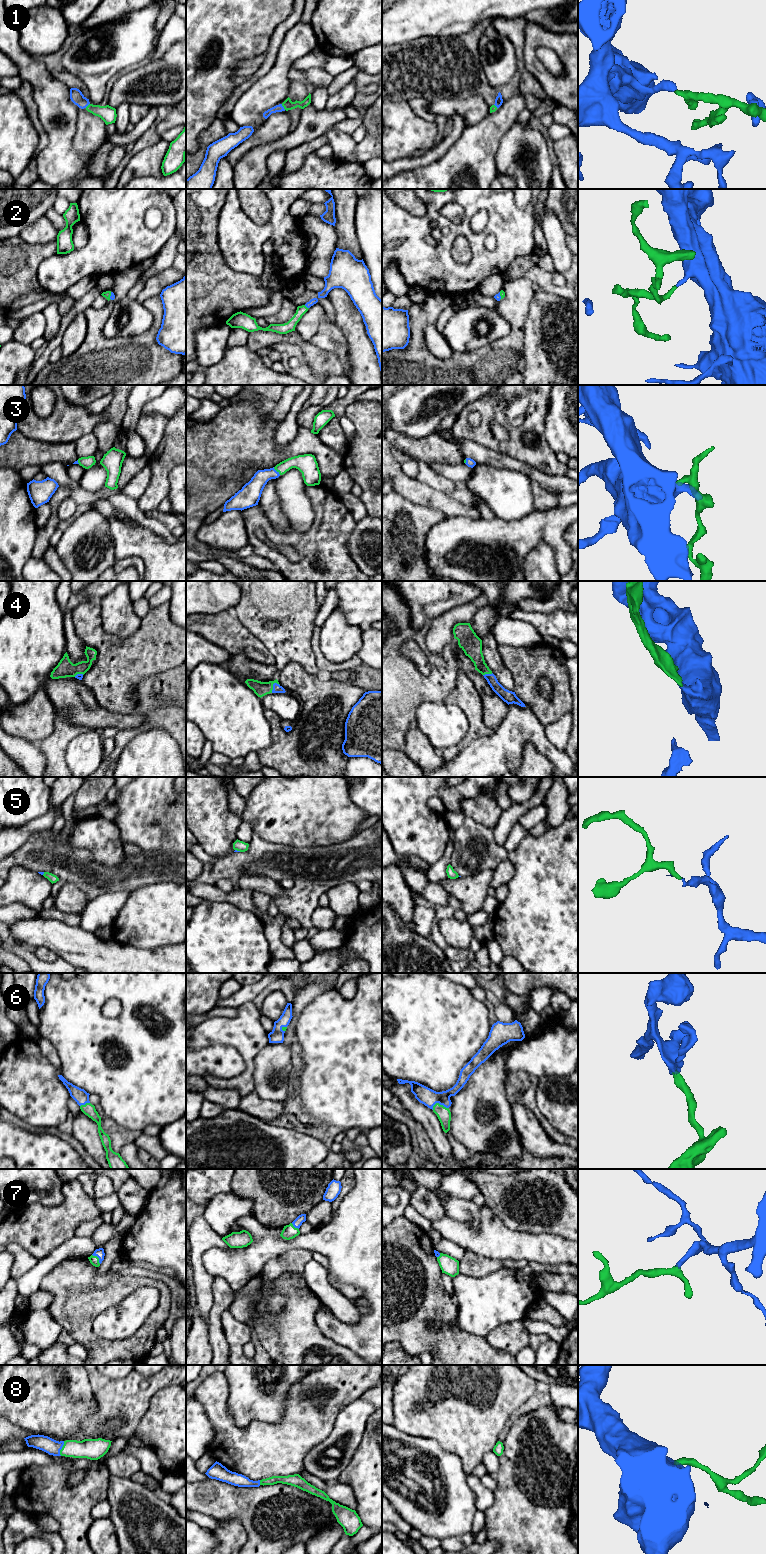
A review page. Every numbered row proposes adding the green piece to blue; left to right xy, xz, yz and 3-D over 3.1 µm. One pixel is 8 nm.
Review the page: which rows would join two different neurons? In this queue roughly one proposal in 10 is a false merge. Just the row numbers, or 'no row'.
no row

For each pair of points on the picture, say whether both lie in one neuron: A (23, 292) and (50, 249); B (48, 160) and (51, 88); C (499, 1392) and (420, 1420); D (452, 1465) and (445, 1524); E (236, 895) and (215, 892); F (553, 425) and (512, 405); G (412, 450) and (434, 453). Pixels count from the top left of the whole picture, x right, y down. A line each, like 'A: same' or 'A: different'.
A: same
B: same
C: same
D: same
E: same
F: different
G: same

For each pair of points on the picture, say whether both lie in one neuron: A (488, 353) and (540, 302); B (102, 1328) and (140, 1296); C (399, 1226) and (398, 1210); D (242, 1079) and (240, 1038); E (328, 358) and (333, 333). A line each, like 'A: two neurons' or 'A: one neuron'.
A: two neurons
B: one neuron
C: two neurons
D: one neuron
E: two neurons

